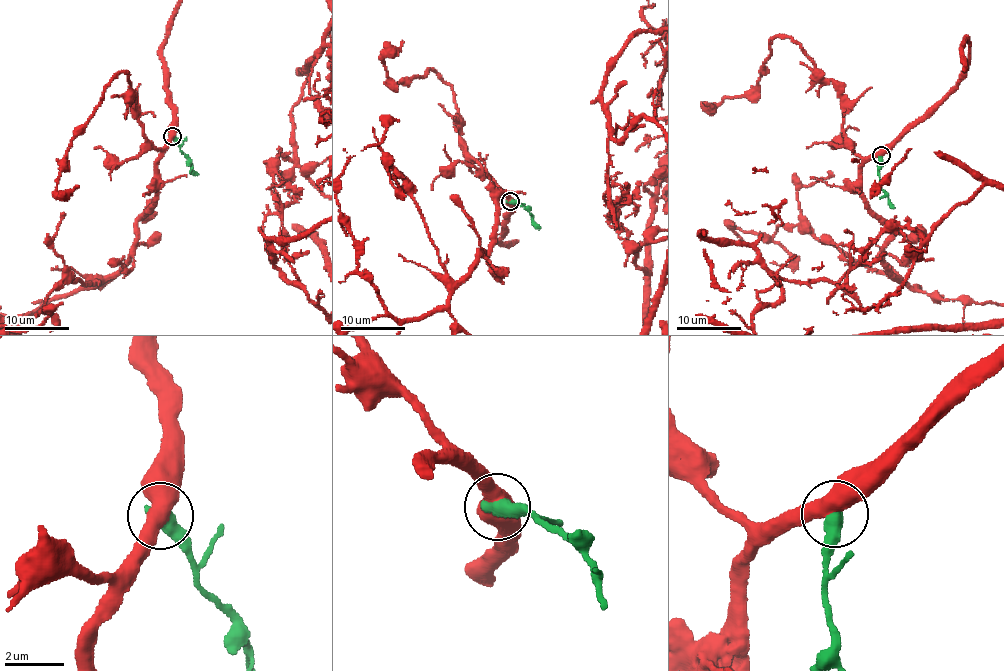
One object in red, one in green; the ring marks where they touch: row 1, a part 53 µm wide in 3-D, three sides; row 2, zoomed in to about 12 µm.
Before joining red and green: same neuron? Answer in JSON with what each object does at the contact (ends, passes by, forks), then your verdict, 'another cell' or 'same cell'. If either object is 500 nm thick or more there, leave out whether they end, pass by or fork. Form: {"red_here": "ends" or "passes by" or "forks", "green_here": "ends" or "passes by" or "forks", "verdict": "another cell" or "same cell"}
{"verdict": "another cell"}

